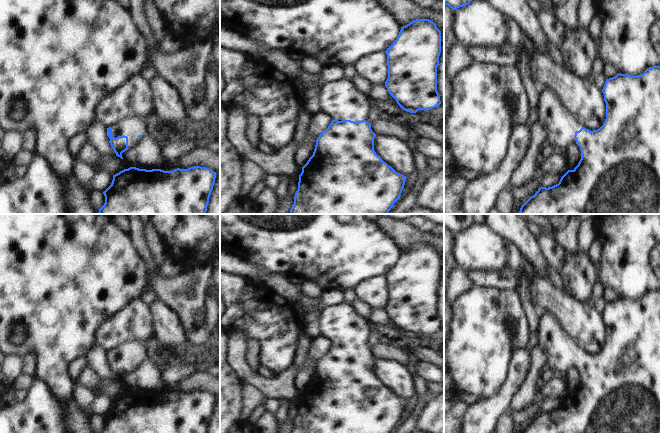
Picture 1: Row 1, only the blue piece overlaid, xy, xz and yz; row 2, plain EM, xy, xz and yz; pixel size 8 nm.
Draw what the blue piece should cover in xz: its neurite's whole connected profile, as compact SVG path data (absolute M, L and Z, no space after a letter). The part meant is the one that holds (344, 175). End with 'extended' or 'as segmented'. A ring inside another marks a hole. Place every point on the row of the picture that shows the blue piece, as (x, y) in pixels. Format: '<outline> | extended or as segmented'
M343 78L323 83L319 105L320 112L328 114L332 121L317 138L313 155L302 167L290 214L388 214L401 196L406 176L396 172L374 150L376 134L366 121L370 108L369 98L351 80Z | extended

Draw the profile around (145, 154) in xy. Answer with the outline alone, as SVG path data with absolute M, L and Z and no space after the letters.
M148 133L134 147L123 152L122 157L131 167L139 169L160 169L165 164L160 148Z

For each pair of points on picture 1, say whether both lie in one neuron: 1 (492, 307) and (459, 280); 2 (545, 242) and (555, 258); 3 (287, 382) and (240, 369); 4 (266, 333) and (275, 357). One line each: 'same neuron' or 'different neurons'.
1: different neurons
2: same neuron
3: same neuron
4: same neuron

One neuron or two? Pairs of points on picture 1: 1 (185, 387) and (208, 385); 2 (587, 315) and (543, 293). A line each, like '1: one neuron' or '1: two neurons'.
1: one neuron
2: one neuron

